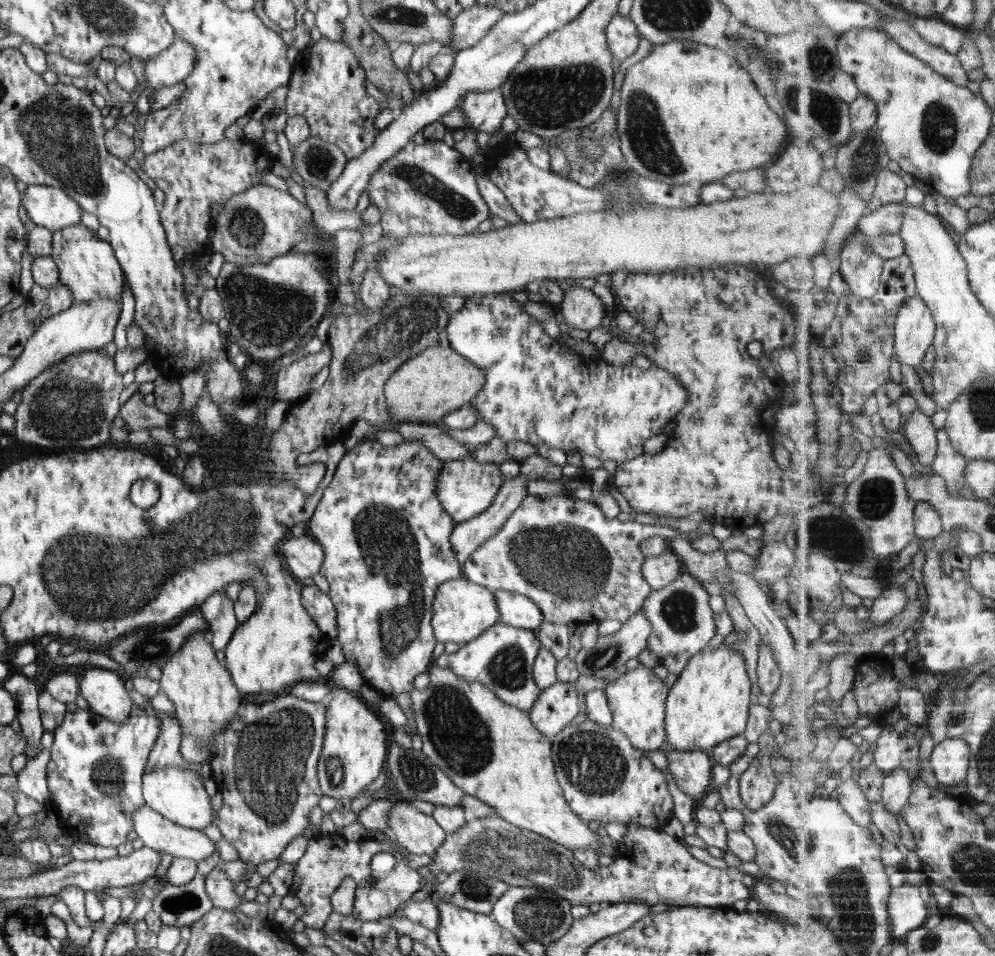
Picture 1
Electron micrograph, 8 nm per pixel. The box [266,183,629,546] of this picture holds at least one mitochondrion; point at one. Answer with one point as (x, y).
(406, 328)

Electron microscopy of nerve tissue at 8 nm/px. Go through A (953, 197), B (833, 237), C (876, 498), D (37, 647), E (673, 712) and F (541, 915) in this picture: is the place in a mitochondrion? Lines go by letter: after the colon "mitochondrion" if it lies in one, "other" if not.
A: other
B: other
C: mitochondrion
D: other
E: other
F: mitochondrion

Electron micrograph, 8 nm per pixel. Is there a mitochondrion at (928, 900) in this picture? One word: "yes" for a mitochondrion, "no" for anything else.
no

